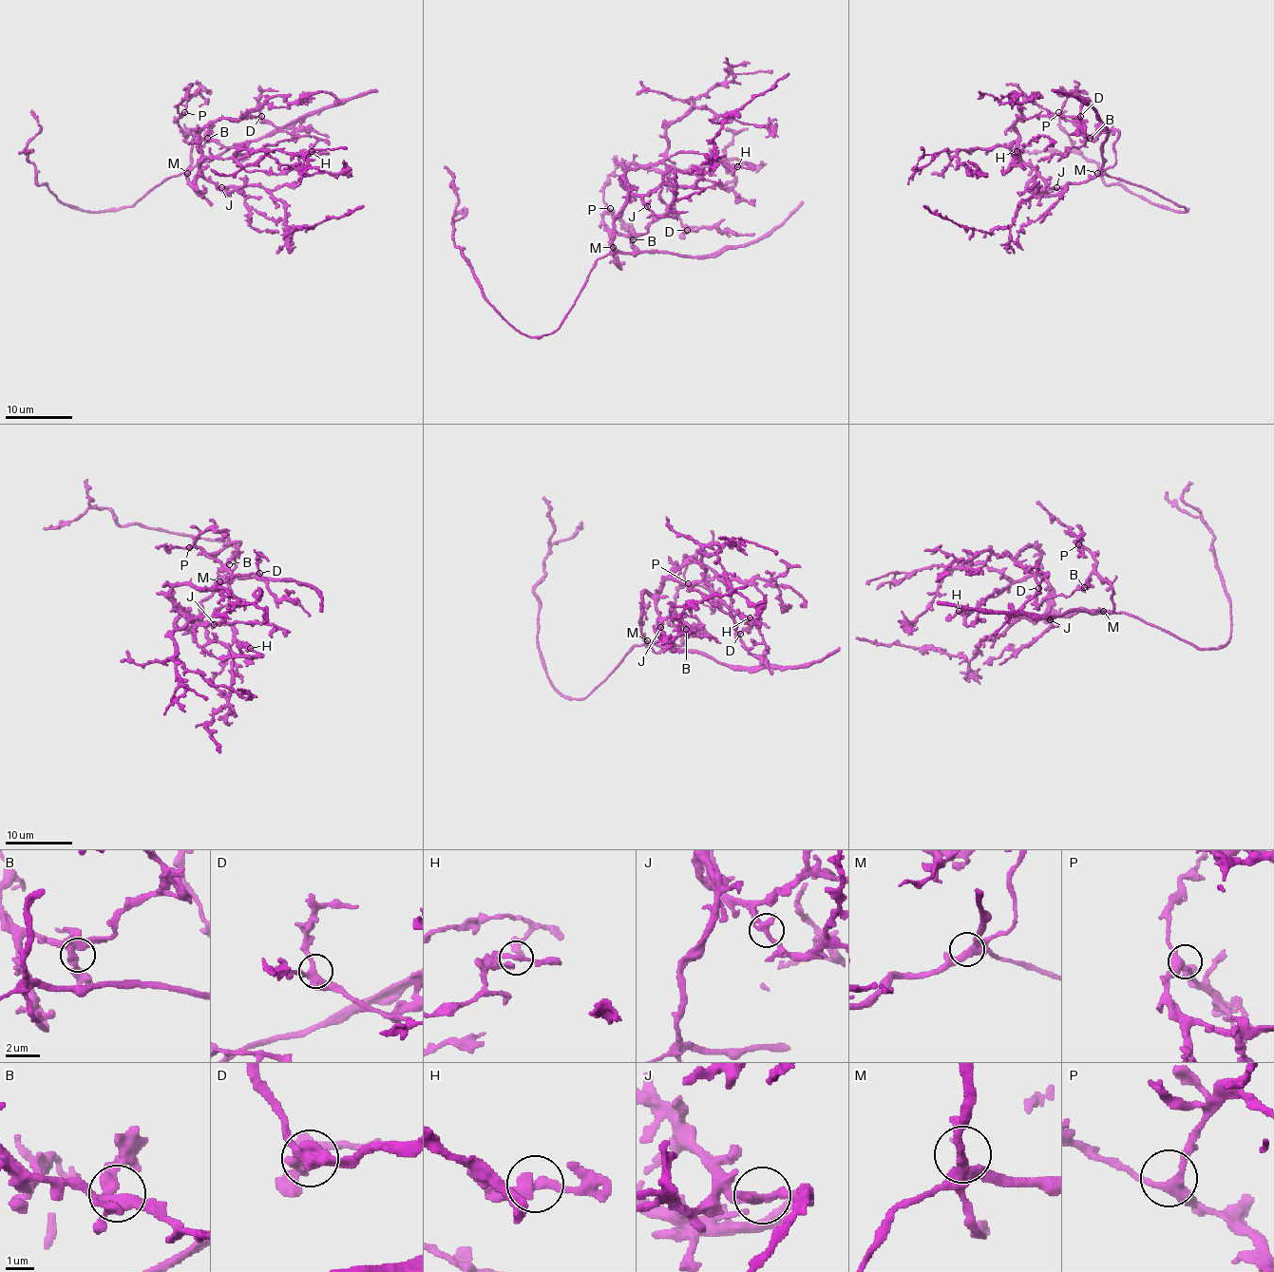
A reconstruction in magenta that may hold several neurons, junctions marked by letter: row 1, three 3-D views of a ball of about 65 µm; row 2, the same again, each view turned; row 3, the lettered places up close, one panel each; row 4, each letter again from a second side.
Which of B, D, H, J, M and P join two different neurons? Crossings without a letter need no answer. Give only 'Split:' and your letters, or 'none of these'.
Split: none of these

